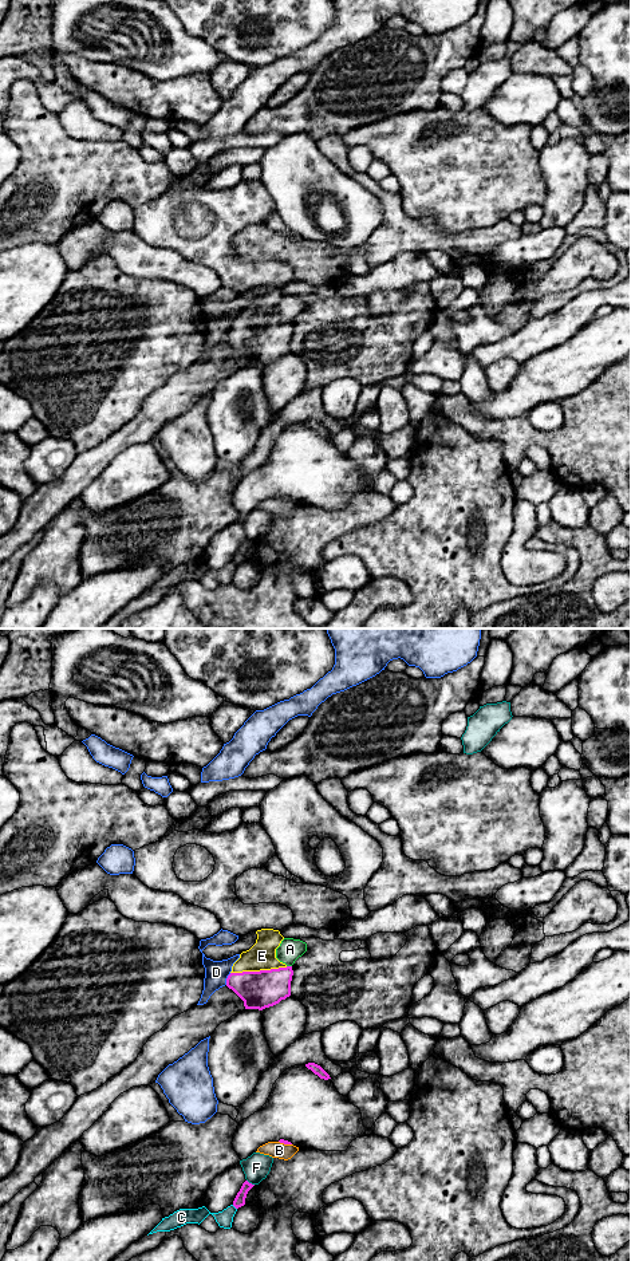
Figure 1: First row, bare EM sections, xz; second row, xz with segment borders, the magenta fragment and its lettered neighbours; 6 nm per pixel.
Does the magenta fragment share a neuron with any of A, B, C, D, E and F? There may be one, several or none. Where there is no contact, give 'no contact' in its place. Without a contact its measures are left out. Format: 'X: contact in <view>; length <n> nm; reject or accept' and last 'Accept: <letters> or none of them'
A: contact in xz; length 30 nm; reject
B: contact in xz; length 80 nm; reject
C: contact in xz; length 40 nm; reject
D: contact in xz; length 80 nm; reject
E: contact in xz; length 340 nm; accept
F: contact in xz; length 60 nm; reject
Accept: E

